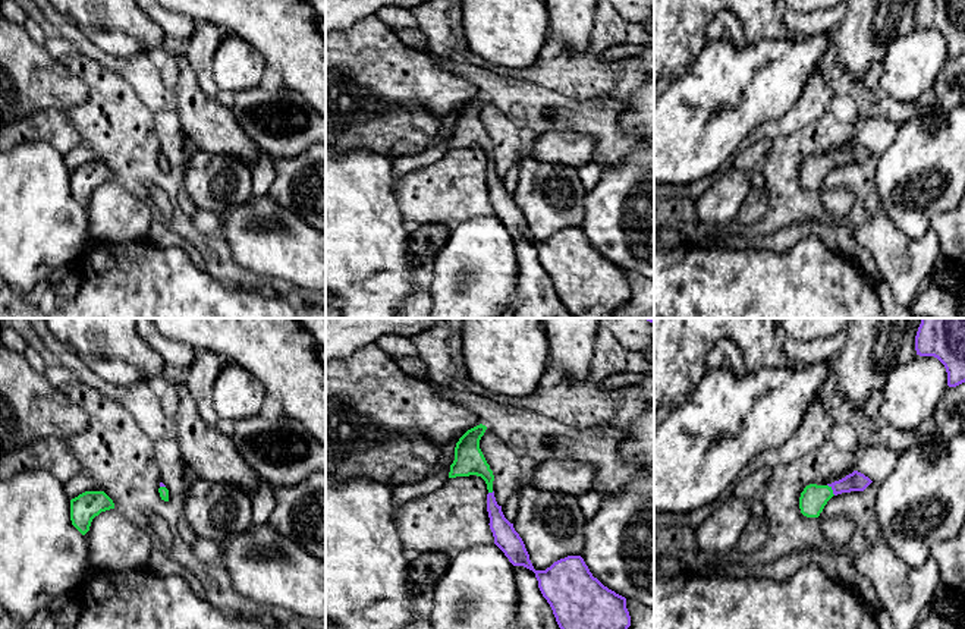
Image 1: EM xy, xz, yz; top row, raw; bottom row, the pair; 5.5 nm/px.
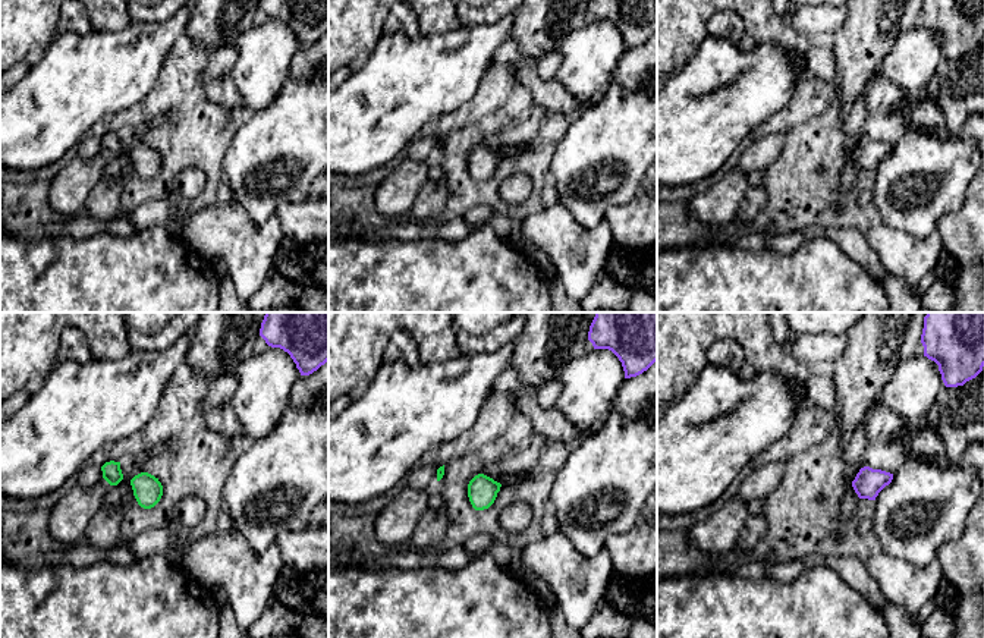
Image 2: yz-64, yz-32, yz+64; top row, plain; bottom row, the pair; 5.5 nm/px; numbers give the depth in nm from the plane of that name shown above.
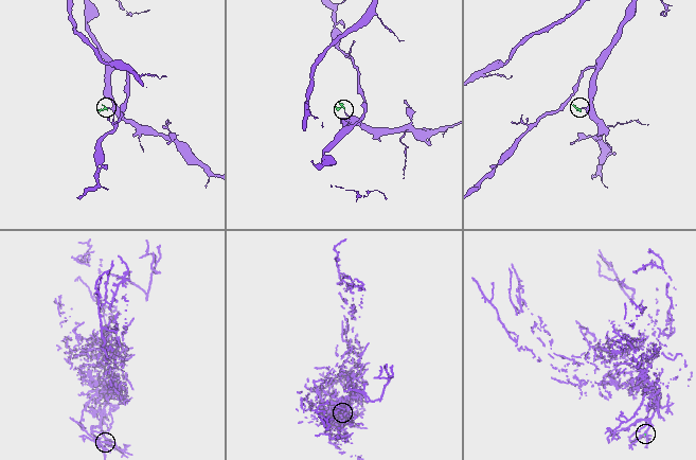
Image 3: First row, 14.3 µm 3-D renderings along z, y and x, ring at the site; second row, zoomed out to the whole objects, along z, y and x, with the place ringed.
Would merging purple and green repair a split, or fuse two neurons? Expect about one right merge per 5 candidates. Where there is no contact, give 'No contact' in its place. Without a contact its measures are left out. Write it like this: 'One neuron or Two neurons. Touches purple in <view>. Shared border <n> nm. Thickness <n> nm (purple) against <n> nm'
One neuron. Touches purple in yz. Shared border 80 nm. Thickness 110 nm (purple) against 150 nm

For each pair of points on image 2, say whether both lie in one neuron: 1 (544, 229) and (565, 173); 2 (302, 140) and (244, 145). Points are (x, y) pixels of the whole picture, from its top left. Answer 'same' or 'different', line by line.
1: different
2: same

